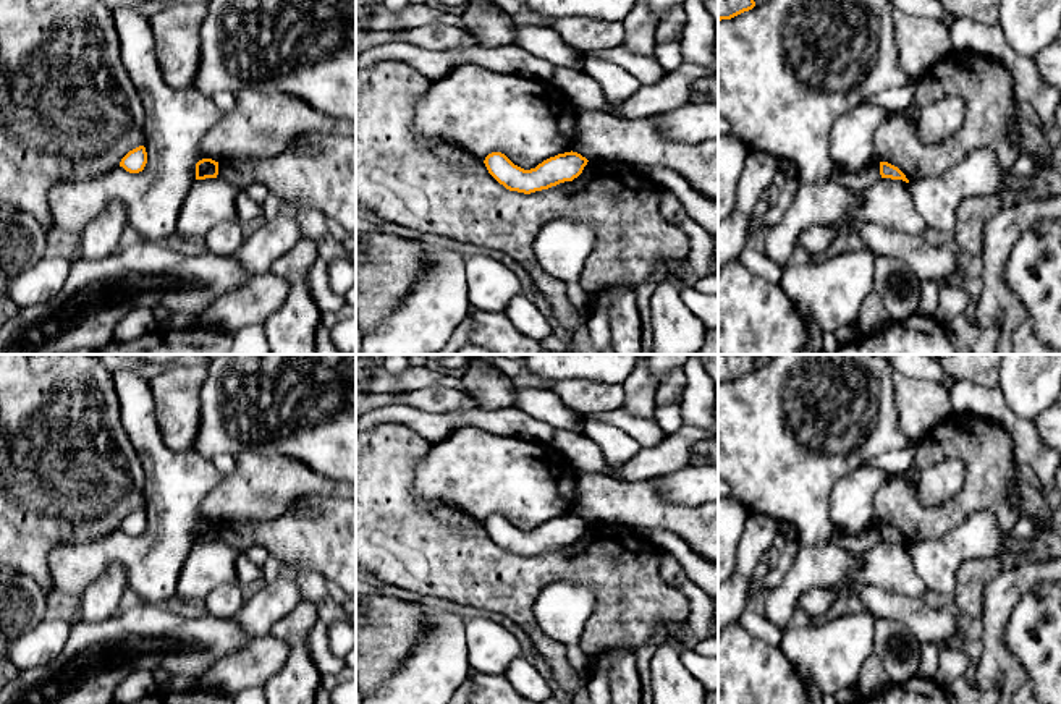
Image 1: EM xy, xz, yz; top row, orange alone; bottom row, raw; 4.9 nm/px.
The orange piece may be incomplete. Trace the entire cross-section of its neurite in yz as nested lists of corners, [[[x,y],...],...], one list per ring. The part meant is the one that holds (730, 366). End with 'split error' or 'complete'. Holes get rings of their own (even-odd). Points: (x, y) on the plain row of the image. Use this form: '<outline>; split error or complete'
[[[718,354],[718,384],[731,382],[755,369],[754,354]]]; complete

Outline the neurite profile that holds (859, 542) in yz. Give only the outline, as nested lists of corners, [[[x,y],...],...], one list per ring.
[[[877,523],[862,532],[841,531],[836,532],[835,537],[843,547],[862,555],[873,549],[881,541],[880,524]]]

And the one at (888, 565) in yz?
[[[880,541],[862,553],[860,560],[860,568],[836,586],[838,597],[848,596],[844,587],[851,583],[877,586],[907,597],[924,597],[928,591],[902,542]]]

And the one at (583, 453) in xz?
[[[555,429],[550,445],[579,473],[605,473],[603,452],[584,432]]]

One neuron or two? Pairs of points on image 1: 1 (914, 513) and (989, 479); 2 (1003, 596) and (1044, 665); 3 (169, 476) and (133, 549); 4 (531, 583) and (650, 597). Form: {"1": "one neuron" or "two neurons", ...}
{"1": "one neuron", "2": "two neurons", "3": "one neuron", "4": "one neuron"}

